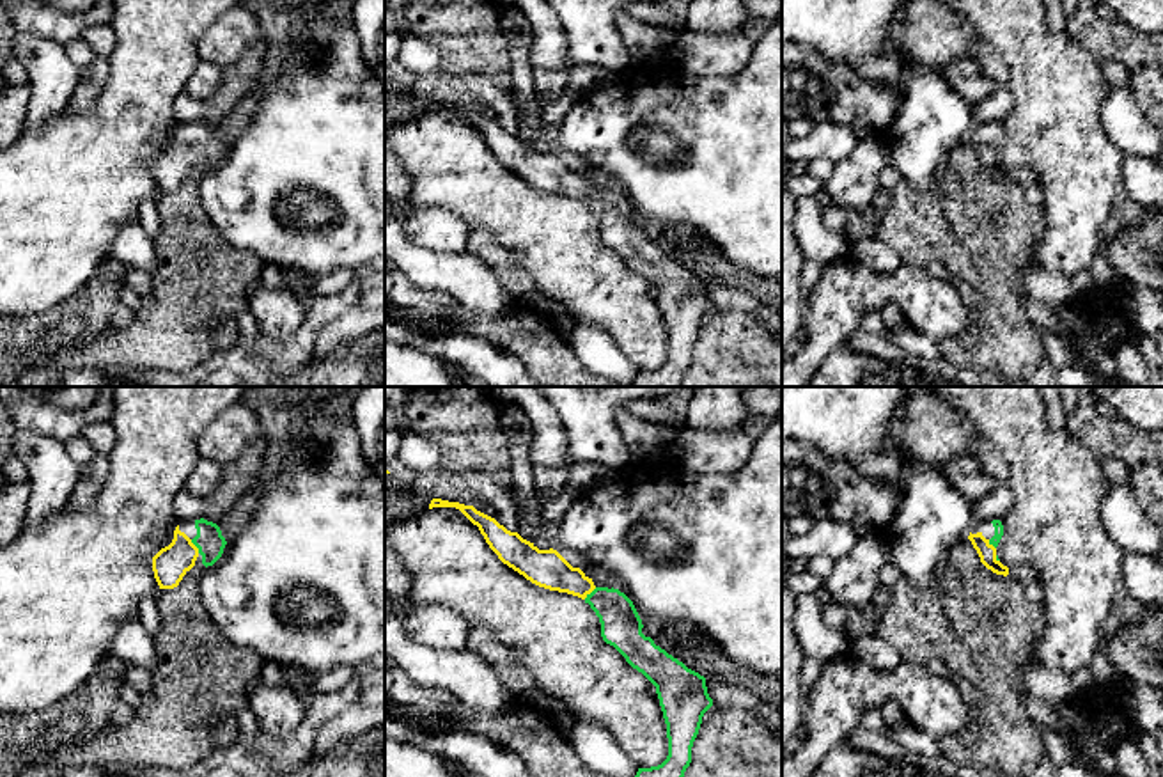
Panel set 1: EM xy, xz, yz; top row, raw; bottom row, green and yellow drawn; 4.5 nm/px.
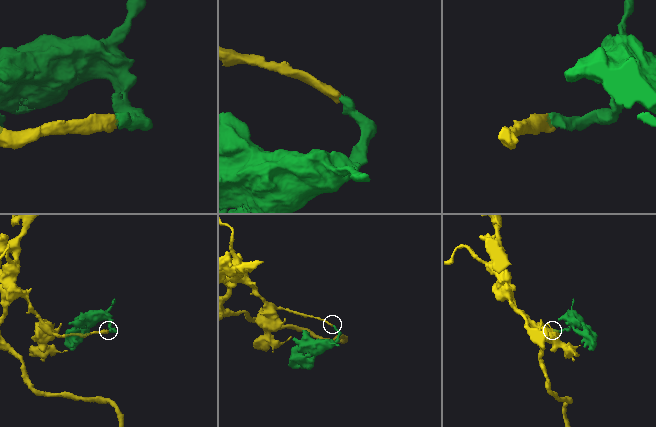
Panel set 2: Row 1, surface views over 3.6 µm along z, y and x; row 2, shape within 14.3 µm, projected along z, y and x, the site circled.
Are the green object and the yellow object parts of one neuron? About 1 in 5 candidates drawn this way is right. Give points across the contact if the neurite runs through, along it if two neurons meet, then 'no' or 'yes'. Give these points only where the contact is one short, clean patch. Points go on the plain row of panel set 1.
runs through xy (210, 144), (195, 148), (171, 165); yes

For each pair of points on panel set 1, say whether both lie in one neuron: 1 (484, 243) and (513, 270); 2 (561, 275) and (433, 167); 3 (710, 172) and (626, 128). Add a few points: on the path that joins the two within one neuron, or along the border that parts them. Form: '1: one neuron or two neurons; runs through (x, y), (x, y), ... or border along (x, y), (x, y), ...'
1: one neuron; runs through (491, 251), (506, 265)
2: one neuron; runs through (532, 243), (465, 176)
3: one neuron; runs through (688, 151), (665, 135), (647, 130)

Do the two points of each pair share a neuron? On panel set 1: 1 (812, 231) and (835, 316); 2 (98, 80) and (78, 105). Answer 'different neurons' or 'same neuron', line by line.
1: different neurons
2: same neuron

